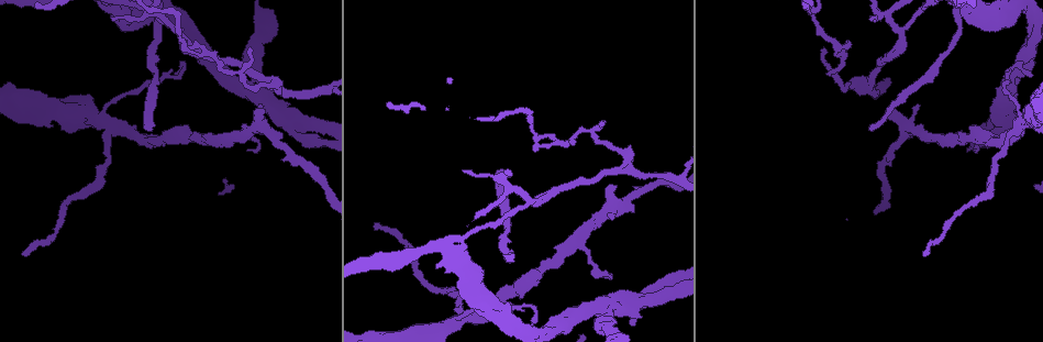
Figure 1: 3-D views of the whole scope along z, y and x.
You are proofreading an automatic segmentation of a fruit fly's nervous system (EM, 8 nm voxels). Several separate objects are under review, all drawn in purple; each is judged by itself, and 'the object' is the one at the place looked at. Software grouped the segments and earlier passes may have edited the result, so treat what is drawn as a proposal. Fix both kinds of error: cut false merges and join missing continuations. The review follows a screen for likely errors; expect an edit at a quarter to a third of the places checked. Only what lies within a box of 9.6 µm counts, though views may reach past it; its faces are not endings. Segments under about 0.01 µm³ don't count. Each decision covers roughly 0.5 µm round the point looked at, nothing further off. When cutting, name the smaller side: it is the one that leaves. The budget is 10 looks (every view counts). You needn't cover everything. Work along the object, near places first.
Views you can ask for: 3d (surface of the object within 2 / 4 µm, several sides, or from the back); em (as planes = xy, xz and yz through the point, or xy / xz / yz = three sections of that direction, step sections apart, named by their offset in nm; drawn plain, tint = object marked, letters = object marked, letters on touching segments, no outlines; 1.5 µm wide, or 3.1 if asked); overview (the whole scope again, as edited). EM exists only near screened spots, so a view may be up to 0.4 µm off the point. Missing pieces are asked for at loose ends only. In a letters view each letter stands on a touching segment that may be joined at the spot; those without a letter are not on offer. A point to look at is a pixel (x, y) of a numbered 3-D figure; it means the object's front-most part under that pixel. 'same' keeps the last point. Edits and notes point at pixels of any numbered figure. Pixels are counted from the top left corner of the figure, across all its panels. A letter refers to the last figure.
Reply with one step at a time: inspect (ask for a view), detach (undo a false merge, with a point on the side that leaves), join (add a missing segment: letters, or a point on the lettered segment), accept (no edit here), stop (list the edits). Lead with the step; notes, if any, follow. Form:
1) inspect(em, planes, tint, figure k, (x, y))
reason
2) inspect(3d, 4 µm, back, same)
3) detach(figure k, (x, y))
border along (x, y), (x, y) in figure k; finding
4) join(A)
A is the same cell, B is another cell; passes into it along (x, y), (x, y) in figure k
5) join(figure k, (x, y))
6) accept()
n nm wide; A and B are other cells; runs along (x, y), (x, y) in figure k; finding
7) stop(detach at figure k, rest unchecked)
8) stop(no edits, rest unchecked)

inspect(3d, 2 µm, figure 1, (877, 11))
sharp bend

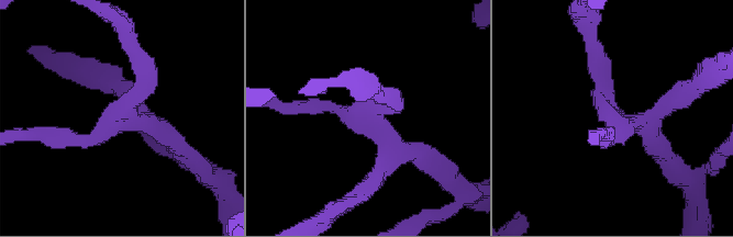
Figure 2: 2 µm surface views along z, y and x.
inspect(em, planes, letters, figure 2, (137, 119))
shape alone is not enough

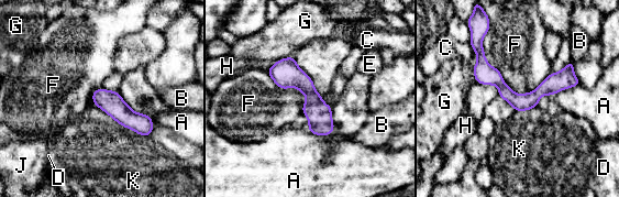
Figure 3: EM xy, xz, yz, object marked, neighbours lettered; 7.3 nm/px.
accept()
A, B, C, D, E, F, G, H, J and K are other cells; one neuron here

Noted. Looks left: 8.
inspect(3d, 4 µm, figure 1, (502, 171))
an open end

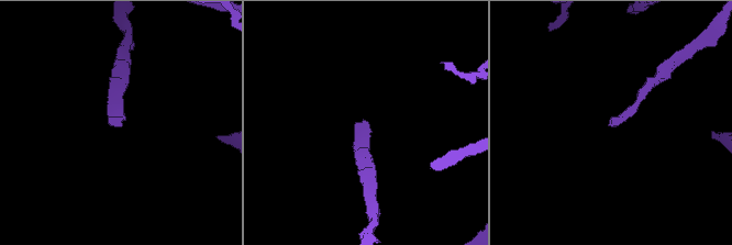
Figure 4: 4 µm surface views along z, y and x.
inspect(em, xy, step 4, plain, figure 4, (367, 123))
shape alone is not enough

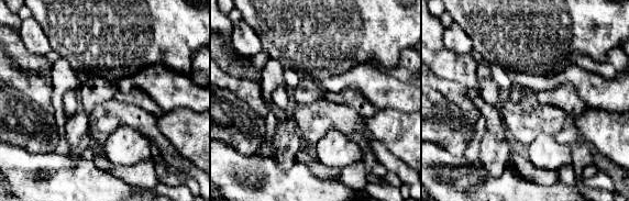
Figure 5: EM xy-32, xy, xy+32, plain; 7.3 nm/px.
inspect(em, xy, step 4, letters, same)

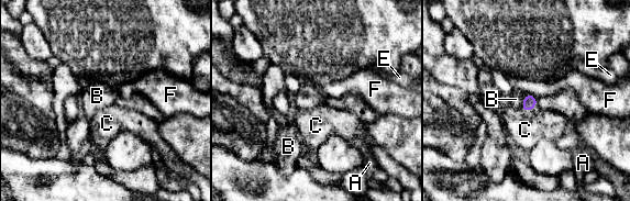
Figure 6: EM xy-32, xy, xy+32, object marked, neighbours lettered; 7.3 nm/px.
join(C)
100 nm wide; C is the same cell, A, B, E and F are other cells; passes into it along (529, 101), (529, 110), (524, 130) in figure 6; it goes on there

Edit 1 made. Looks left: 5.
stop(join at figure 6, rest unchecked)

